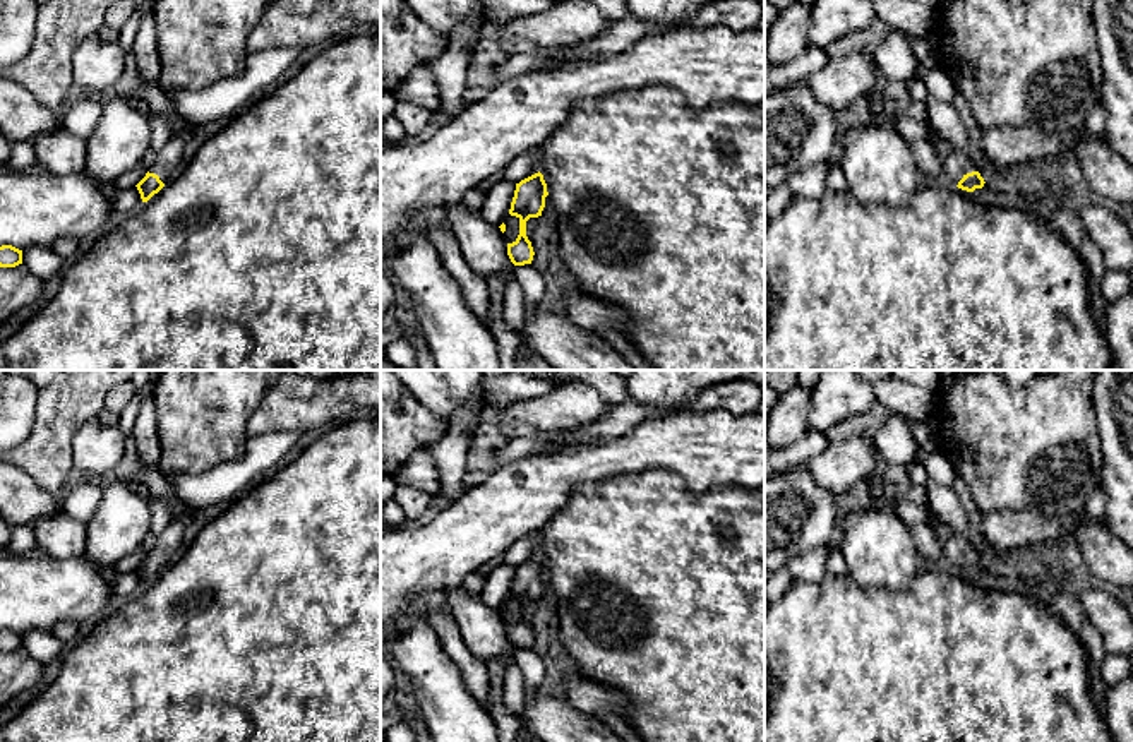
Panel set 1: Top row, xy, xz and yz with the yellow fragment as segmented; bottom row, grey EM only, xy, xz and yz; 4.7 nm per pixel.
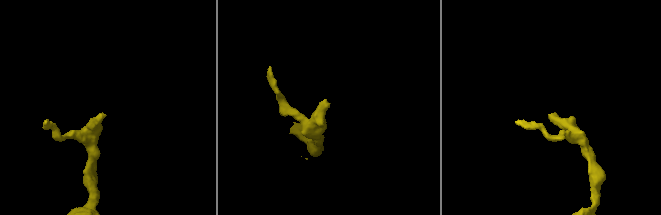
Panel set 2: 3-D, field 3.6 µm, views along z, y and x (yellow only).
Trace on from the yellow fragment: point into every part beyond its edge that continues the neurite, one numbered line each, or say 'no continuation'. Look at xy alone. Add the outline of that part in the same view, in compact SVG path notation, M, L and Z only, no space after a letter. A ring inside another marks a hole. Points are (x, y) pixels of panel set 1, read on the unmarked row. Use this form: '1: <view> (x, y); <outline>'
no continuation

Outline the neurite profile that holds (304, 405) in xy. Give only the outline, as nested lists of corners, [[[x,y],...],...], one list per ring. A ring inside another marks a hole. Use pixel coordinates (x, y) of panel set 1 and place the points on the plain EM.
[[[286,370],[250,416],[247,432],[255,437],[295,430],[315,437],[374,413],[381,413],[381,370],[338,374],[327,380]]]

